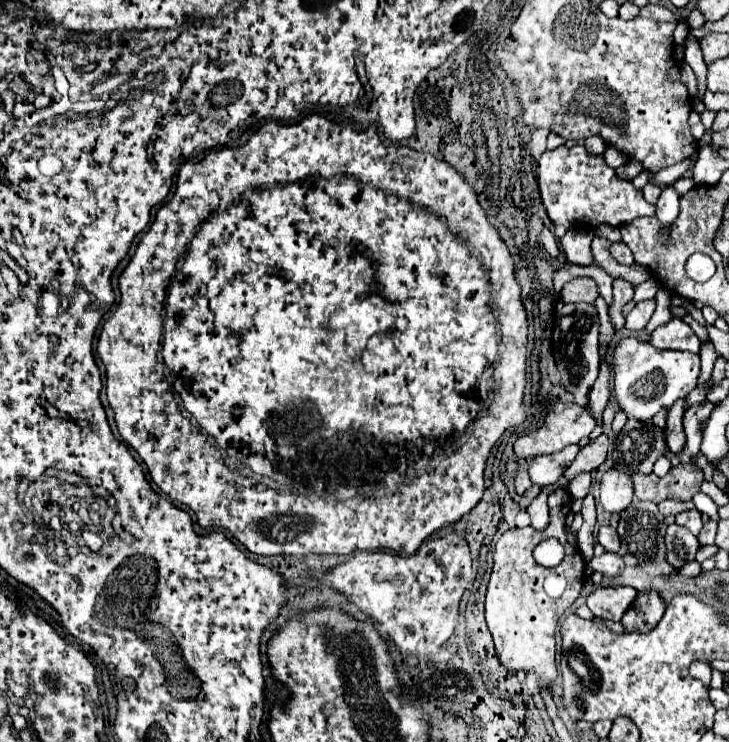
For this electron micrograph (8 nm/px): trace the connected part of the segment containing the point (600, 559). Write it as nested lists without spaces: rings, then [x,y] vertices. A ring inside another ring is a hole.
[[[605,552],[601,556],[595,556],[587,562],[587,566],[595,572],[601,572],[605,576],[617,576],[621,574],[621,570],[625,568],[625,562],[623,562],[623,556],[621,554],[615,554],[615,552]]]

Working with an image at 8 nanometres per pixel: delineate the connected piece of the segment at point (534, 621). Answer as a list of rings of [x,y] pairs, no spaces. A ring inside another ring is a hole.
[[[557,488],[549,494],[551,522],[545,530],[537,532],[532,526],[513,528],[503,533],[495,544],[493,572],[485,598],[485,618],[493,636],[495,652],[499,662],[511,674],[533,672],[539,688],[551,690],[557,678],[557,650],[555,650],[555,628],[559,618],[577,600],[585,578],[585,560],[567,542],[565,516],[569,514],[573,496],[565,488]],[[545,538],[559,538],[565,546],[565,558],[559,566],[547,568],[533,559],[533,548]]]

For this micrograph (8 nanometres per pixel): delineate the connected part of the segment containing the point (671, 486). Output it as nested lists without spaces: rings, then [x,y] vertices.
[[[679,464],[671,466],[667,476],[659,478],[655,474],[633,474],[633,488],[639,500],[663,502],[667,498],[691,500],[701,488],[701,468]]]

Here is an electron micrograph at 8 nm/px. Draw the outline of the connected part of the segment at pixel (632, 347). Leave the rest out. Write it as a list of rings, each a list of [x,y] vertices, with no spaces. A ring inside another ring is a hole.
[[[625,338],[615,348],[611,360],[611,372],[615,382],[615,400],[619,408],[637,420],[651,420],[661,408],[671,408],[675,400],[685,398],[699,380],[701,364],[699,354],[677,352],[677,350],[657,350],[649,342],[637,338]]]

